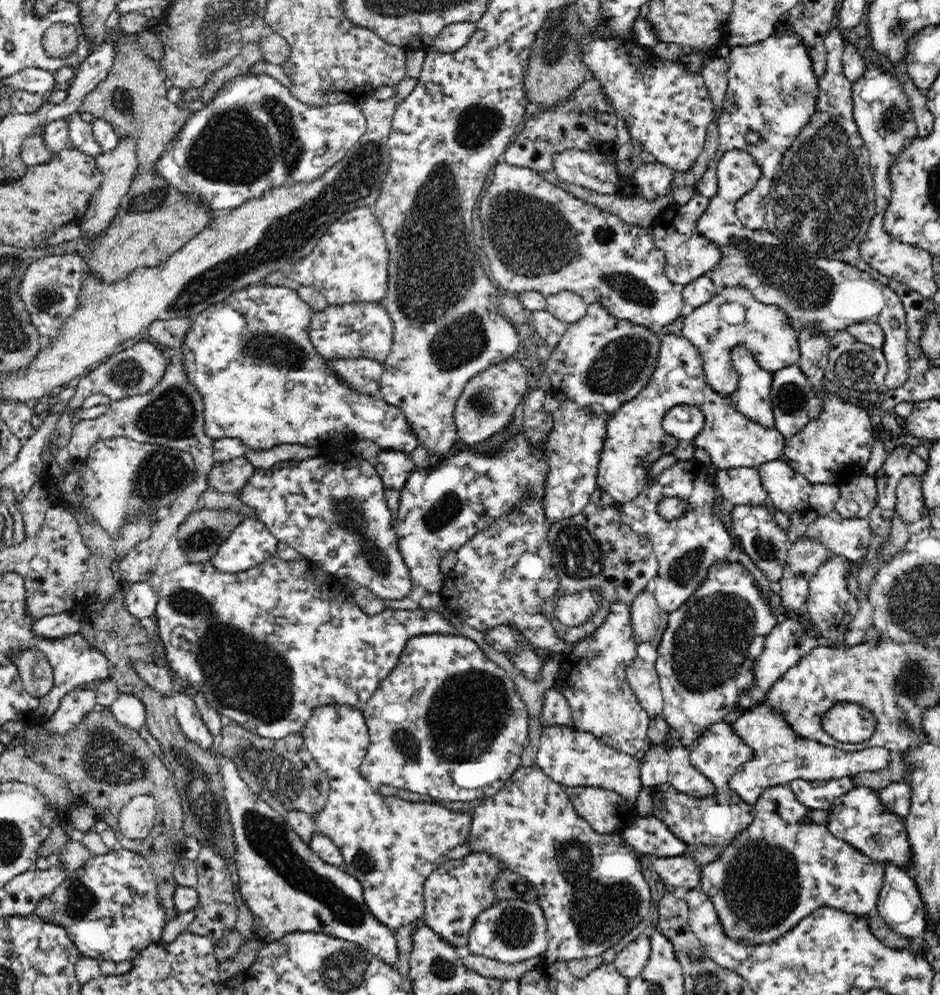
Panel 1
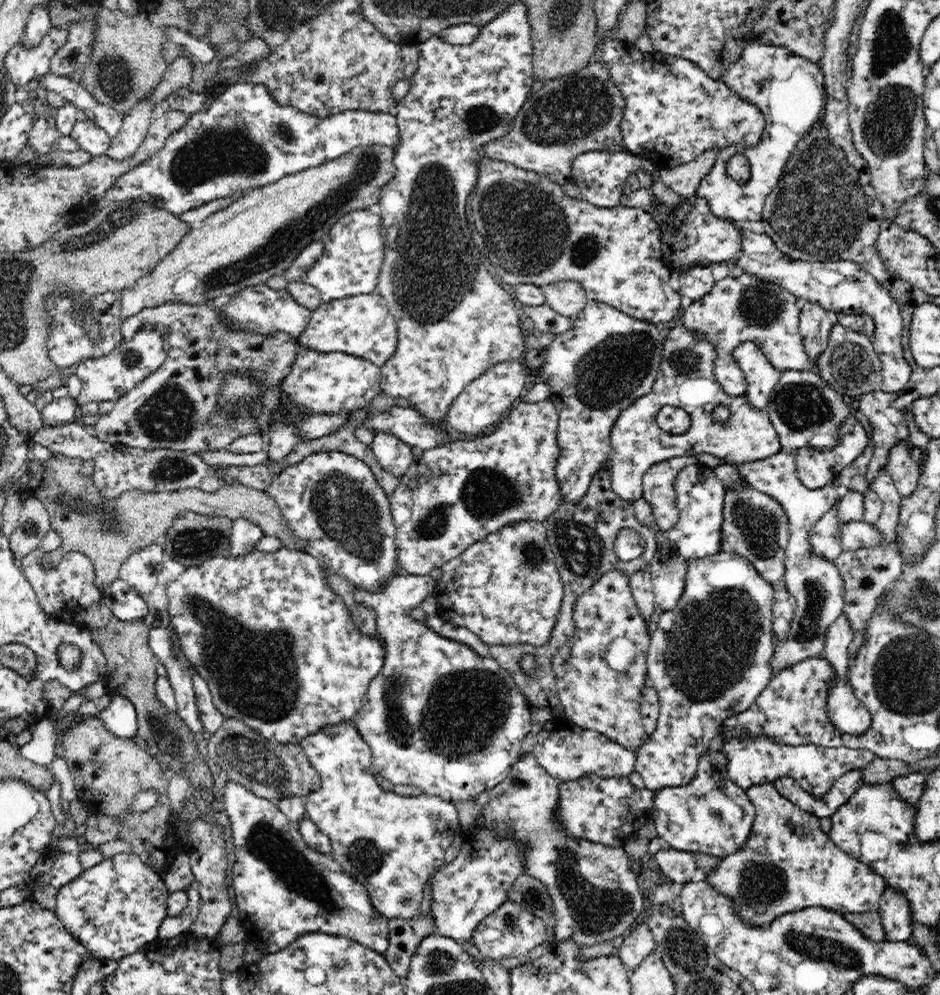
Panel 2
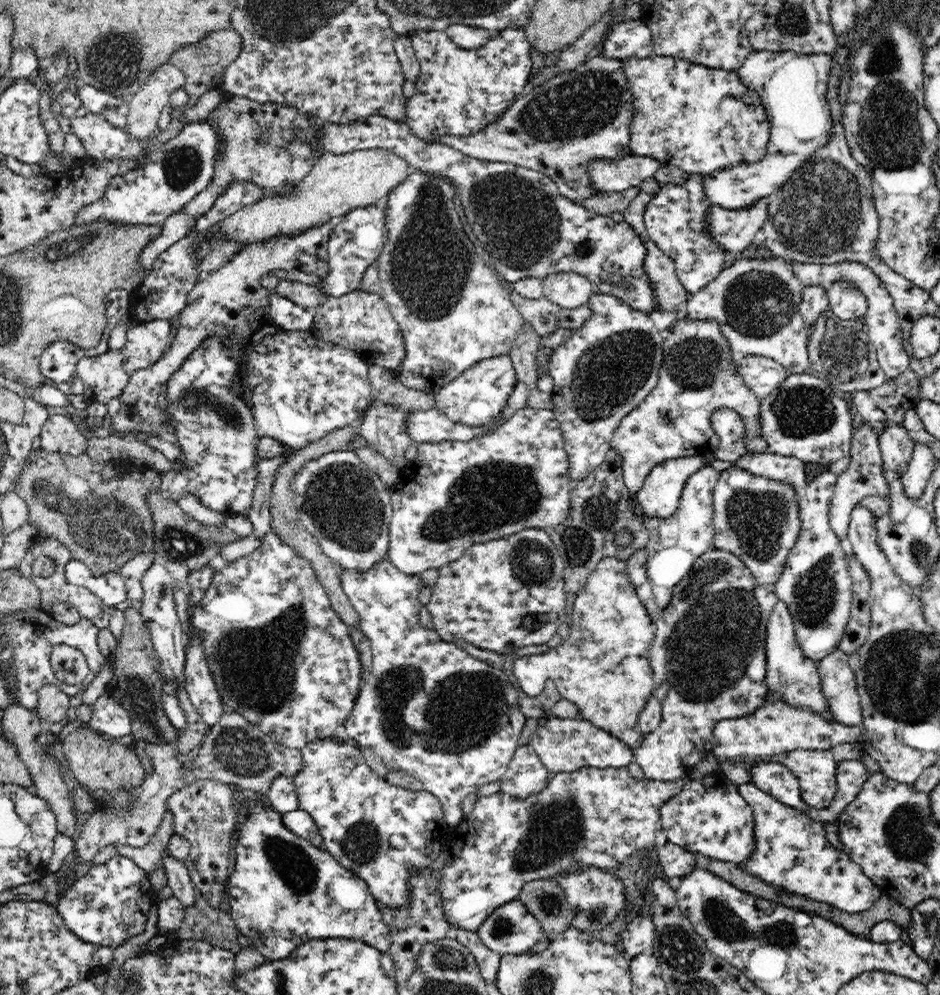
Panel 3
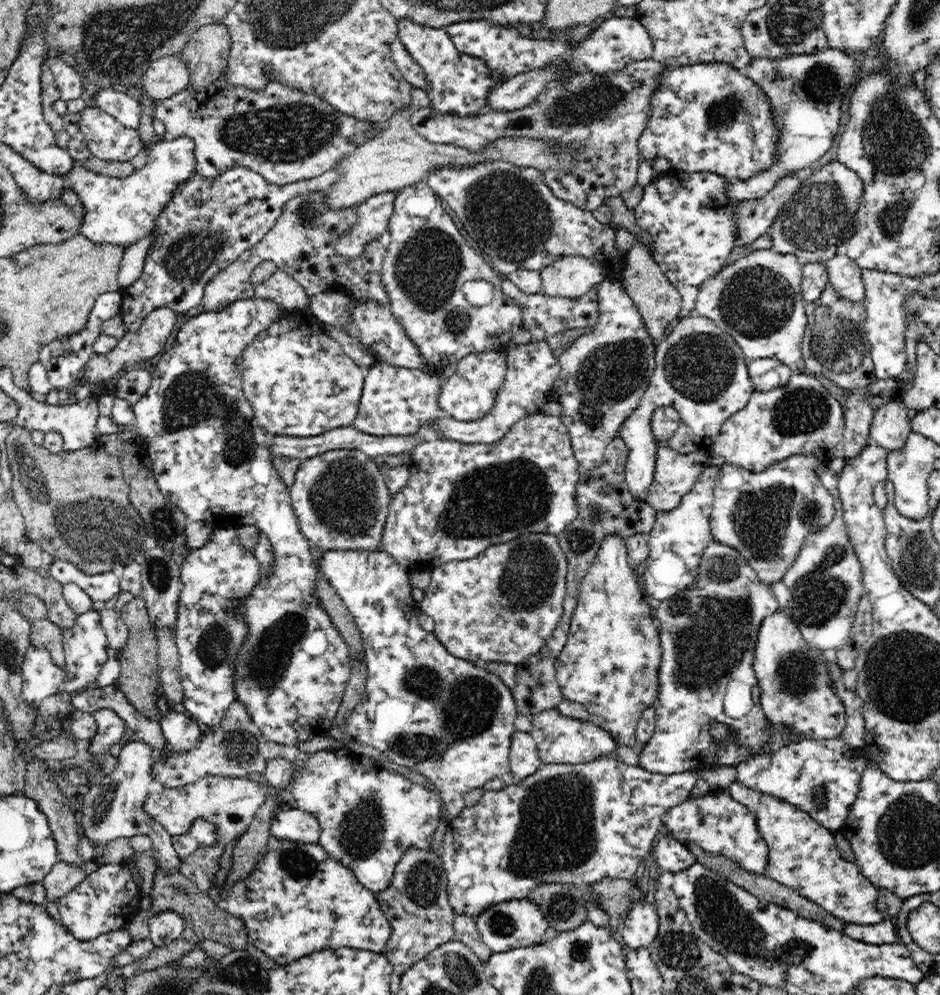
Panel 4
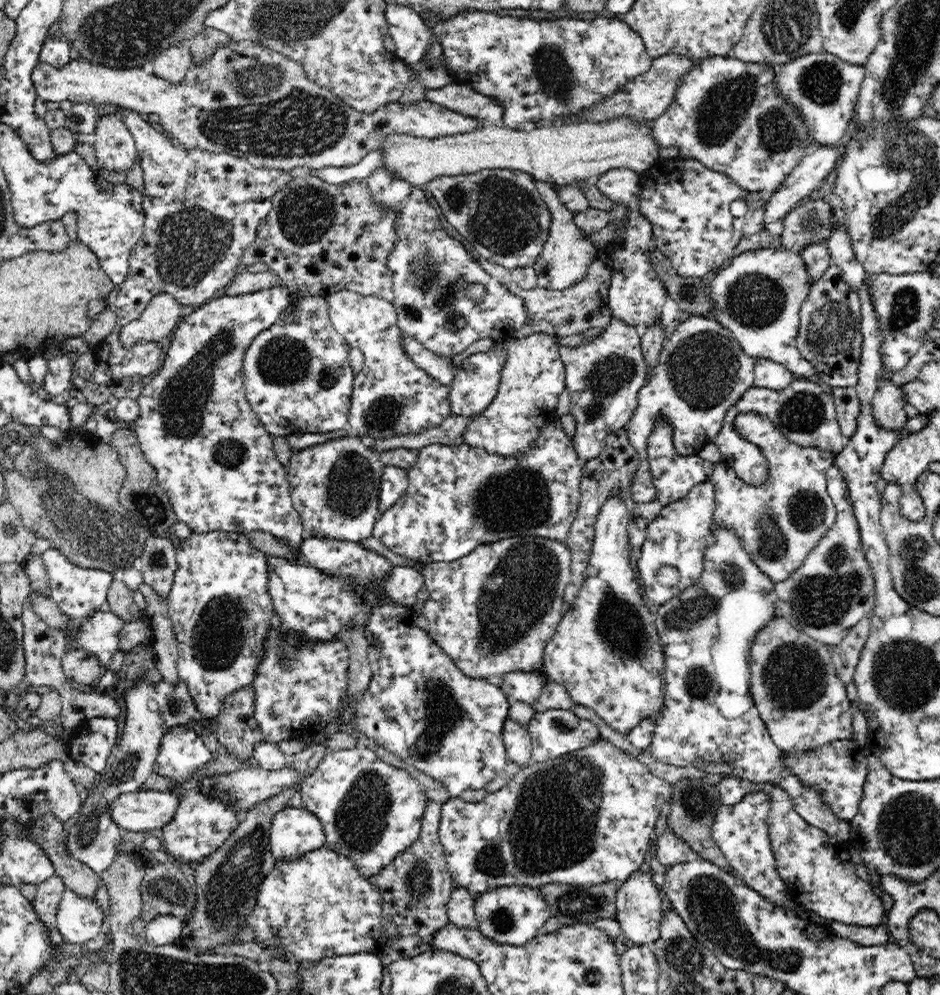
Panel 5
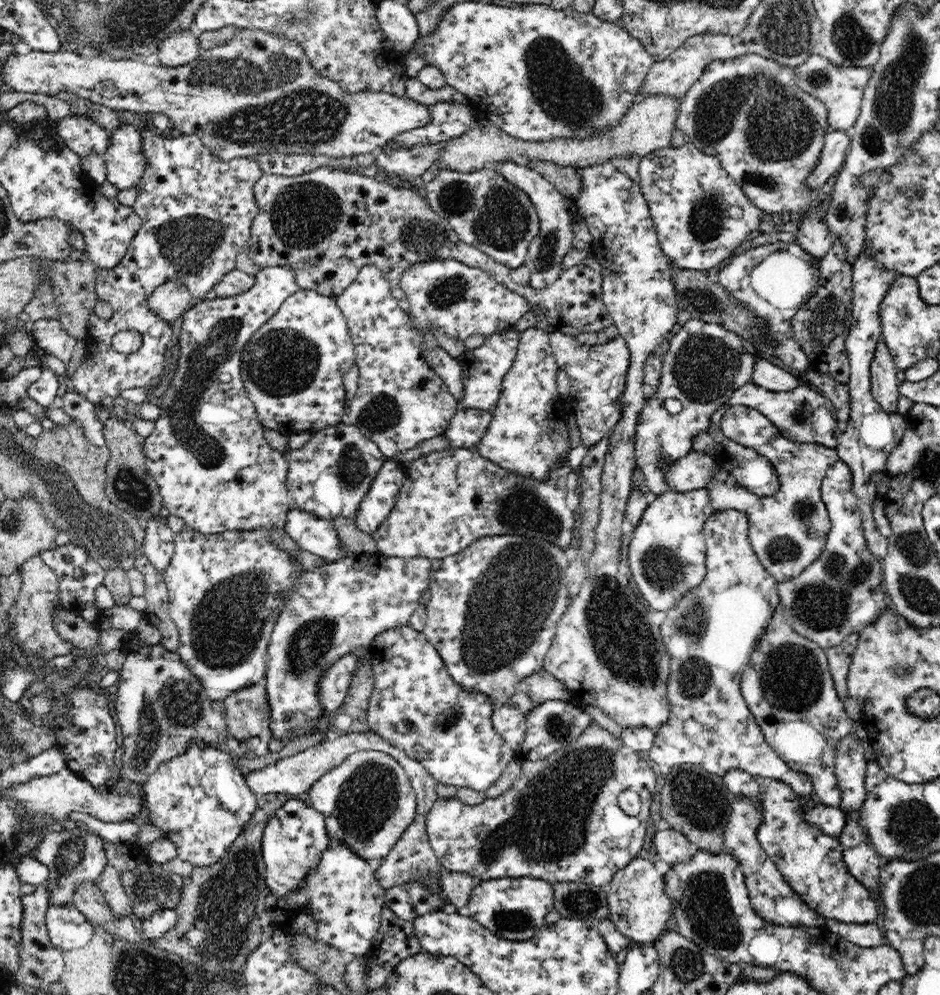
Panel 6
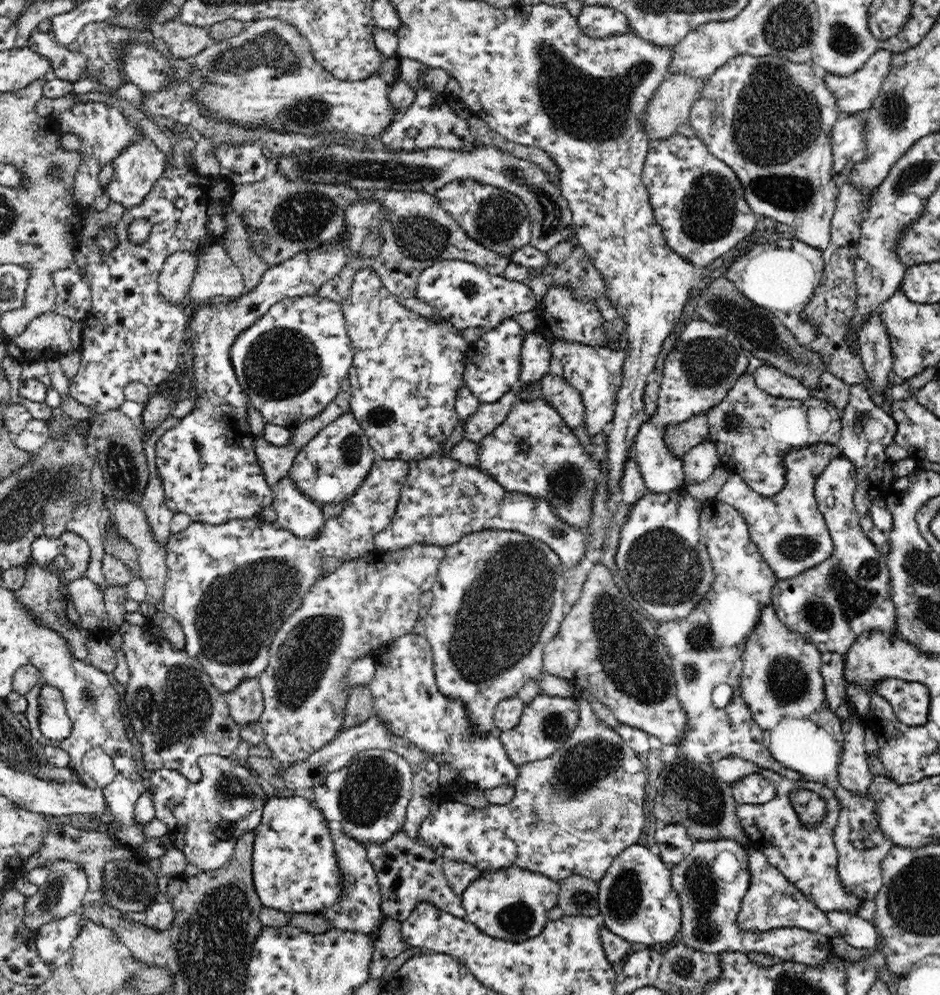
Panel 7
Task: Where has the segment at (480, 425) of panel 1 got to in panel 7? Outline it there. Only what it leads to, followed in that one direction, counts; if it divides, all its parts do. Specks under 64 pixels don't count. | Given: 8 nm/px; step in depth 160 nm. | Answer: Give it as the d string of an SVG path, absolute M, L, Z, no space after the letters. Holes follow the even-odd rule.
M506 319L468 346L462 378L465 386L474 393L480 403L490 404L500 400L518 380L519 353L526 334L515 319Z

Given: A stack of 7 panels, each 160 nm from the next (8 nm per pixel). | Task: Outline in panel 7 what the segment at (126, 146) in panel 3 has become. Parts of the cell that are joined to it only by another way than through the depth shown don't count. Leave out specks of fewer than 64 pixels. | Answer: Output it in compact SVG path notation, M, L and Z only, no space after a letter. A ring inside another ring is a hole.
M136 126L136 132L140 132L136 136L136 140L124 148L120 152L113 163L113 177L106 187L106 192L110 199L120 202L124 208L134 208L135 205L142 204L144 198L151 190L151 186L158 180L159 175L166 168L167 158L165 154L157 147L156 141L152 138L147 138L143 134L143 130Z

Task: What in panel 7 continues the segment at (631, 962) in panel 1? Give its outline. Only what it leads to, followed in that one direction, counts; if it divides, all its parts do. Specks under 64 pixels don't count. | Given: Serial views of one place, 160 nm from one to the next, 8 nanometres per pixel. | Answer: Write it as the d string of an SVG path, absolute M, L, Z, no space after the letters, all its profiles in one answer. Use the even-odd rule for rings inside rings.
M636 843L626 847L611 864L608 872L597 882L599 924L614 932L628 943L644 944L647 948L662 949L678 940L681 930L682 905L671 886L671 869L659 854L652 853L650 847Z

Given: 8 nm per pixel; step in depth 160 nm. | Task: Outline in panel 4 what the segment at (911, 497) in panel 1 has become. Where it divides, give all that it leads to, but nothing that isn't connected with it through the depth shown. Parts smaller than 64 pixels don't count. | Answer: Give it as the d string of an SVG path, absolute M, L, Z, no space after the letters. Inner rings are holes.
M900 399L879 406L874 411L870 425L870 443L887 452L902 450L909 434L913 432L908 409Z

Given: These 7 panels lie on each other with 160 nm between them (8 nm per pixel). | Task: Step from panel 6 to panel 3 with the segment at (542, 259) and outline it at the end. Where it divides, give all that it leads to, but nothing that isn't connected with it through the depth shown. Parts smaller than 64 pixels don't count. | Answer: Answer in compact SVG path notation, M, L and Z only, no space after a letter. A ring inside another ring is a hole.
M576 272L554 273L542 279L543 296L559 307L573 309L588 303L593 295L591 284Z

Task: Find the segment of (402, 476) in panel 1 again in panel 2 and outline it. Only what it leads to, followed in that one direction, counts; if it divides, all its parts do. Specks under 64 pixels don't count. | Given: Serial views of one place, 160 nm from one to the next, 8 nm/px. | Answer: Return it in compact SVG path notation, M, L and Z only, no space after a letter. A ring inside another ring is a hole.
M376 434L370 450L374 451L379 467L399 478L404 476L415 462L412 447L402 443L396 436Z

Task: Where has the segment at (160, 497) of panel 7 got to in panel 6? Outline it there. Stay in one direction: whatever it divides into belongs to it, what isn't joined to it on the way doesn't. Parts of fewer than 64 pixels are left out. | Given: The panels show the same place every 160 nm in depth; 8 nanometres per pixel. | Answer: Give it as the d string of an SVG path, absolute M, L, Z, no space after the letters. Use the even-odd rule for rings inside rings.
M158 516L147 520L143 552L158 575L166 572L173 558L175 533Z

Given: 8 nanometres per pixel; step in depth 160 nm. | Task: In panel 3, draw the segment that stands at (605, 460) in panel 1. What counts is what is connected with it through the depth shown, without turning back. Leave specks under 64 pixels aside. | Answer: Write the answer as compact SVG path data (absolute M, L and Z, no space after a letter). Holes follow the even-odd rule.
M679 317L670 327L670 336L668 338L663 339L663 364L662 370L659 372L658 382L655 387L652 389L652 392L642 401L642 404L639 404L627 414L619 424L619 428L614 432L612 441L610 442L611 449L614 449L620 457L620 463L622 464L622 473L623 473L623 486L626 486L627 491L636 495L639 490L642 488L646 477L650 475L650 472L657 466L665 462L666 460L674 460L676 458L690 457L690 456L698 456L698 457L706 457L706 454L711 454L718 448L718 442L720 439L713 430L712 427L712 414L714 414L714 410L718 410L718 408L730 408L738 412L740 417L742 417L742 422L744 426L744 433L748 434L742 438L744 441L744 449L748 452L748 455L761 455L765 454L765 452L769 452L770 446L766 443L766 436L763 433L761 426L761 401L760 399L752 392L748 387L746 387L746 383L742 378L740 372L735 372L735 368L733 368L733 364L730 362L730 350L727 346L726 337L722 334L721 328L716 321L705 321L698 319L690 319L686 317Z

